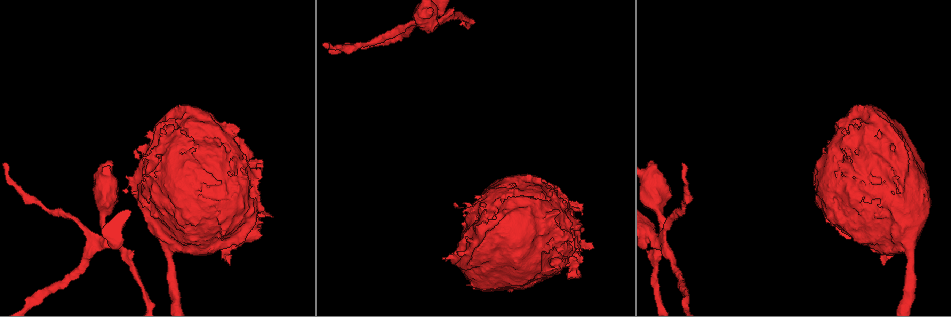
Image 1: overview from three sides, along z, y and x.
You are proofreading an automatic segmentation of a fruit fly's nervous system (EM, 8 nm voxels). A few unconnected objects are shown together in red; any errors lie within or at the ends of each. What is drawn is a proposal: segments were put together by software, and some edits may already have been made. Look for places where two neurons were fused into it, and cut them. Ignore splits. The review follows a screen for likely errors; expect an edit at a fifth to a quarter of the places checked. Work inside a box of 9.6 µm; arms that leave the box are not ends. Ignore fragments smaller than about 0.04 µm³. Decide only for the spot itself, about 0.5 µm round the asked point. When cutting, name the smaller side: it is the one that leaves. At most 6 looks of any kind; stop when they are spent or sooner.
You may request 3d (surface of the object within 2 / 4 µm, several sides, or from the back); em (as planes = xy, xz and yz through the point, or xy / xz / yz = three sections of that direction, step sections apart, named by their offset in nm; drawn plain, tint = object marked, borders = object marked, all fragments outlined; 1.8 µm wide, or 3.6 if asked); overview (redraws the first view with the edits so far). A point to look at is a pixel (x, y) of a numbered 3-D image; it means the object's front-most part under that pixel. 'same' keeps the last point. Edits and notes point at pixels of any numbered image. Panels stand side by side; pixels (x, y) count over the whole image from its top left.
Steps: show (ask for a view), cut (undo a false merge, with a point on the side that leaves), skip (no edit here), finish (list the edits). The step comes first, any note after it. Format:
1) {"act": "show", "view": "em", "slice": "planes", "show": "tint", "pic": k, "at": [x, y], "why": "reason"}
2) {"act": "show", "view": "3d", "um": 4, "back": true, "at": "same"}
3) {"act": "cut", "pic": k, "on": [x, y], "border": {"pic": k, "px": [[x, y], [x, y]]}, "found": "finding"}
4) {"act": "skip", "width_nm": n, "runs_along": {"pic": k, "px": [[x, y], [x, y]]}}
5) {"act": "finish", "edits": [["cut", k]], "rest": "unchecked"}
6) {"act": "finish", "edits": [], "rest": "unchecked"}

{"act": "show", "view": "em", "um": 3.6, "slice": "planes", "show": "tint", "pic": 1, "at": [225, 255], "why": "touches itself"}

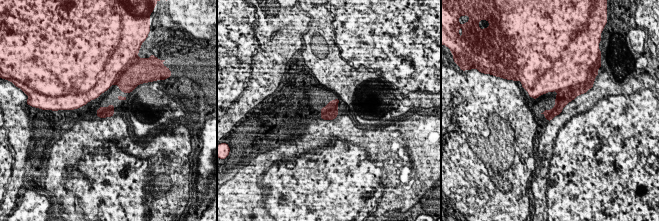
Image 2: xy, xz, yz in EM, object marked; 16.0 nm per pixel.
{"act": "skip", "width_nm": 160, "found": "continuous, no second neuron"}

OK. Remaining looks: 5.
{"act": "show", "view": "em", "um": 3.6, "slice": "planes", "show": "tint", "pic": 1, "at": [172, 264], "why": "thin neck"}

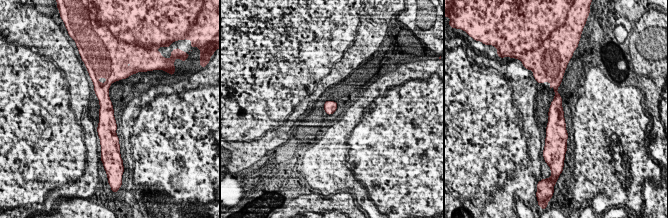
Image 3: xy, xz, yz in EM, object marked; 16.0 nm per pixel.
{"act": "skip", "runs_along": {"pic": 3, "px": [[107, 78], [104, 102], [109, 136]]}, "found": "one neuron here"}

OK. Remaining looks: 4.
{"act": "show", "view": "em", "um": 3.6, "slice": "planes", "show": "tint", "pic": 1, "at": [892, 178], "why": "thick turns thin"}

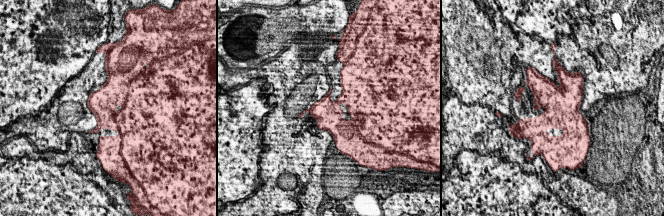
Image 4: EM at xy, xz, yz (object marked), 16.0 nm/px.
{"act": "skip", "width_nm": 460, "found": "one neuron here"}

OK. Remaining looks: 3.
{"act": "finish", "edits": [], "rest": "unchecked"}

